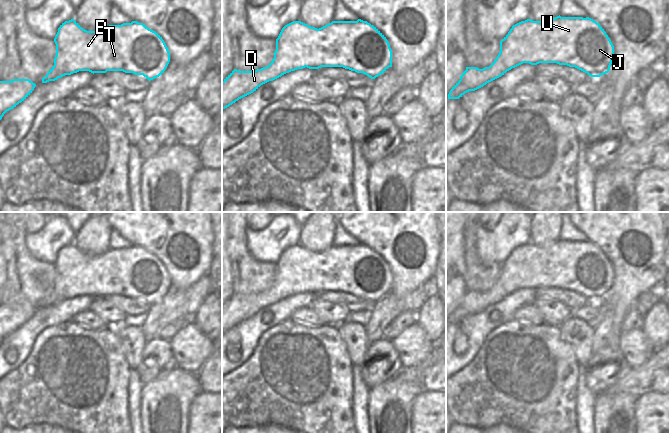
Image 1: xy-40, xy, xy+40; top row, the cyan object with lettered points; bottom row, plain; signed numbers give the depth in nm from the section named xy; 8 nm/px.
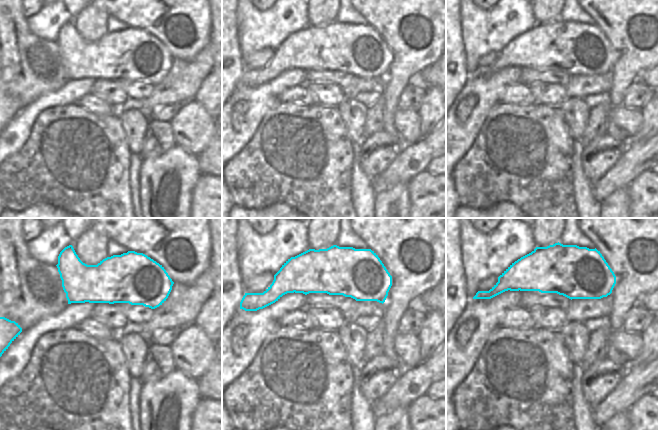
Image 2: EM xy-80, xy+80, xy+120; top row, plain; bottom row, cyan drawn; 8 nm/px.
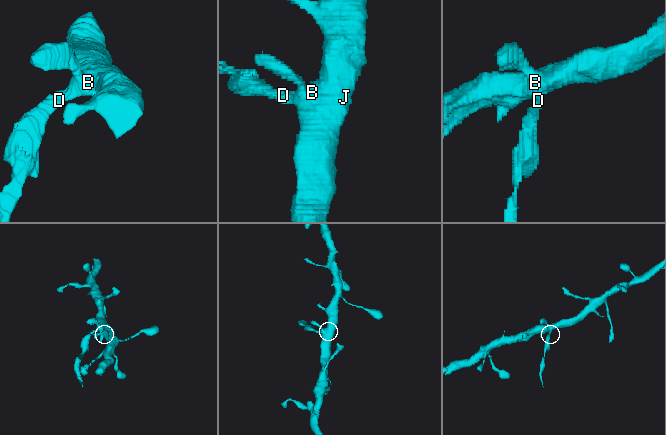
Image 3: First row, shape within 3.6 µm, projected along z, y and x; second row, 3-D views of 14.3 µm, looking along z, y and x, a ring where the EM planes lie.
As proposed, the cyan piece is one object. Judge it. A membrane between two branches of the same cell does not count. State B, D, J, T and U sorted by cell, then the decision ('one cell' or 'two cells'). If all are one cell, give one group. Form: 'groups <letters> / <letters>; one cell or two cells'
groups B J T U / D; two cells

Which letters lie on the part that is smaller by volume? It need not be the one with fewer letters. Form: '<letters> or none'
D

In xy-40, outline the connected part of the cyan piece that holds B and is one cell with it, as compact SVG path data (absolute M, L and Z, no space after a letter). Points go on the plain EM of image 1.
M71 243L60 249L54 266L56 279L69 283L64 288L64 292L60 294L58 302L79 295L89 295L93 298L123 295L143 299L151 305L162 299L170 286L170 276L162 261L137 245L109 249L101 255L87 255L74 243Z

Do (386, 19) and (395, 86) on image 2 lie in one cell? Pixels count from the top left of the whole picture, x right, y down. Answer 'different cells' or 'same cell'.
same cell

